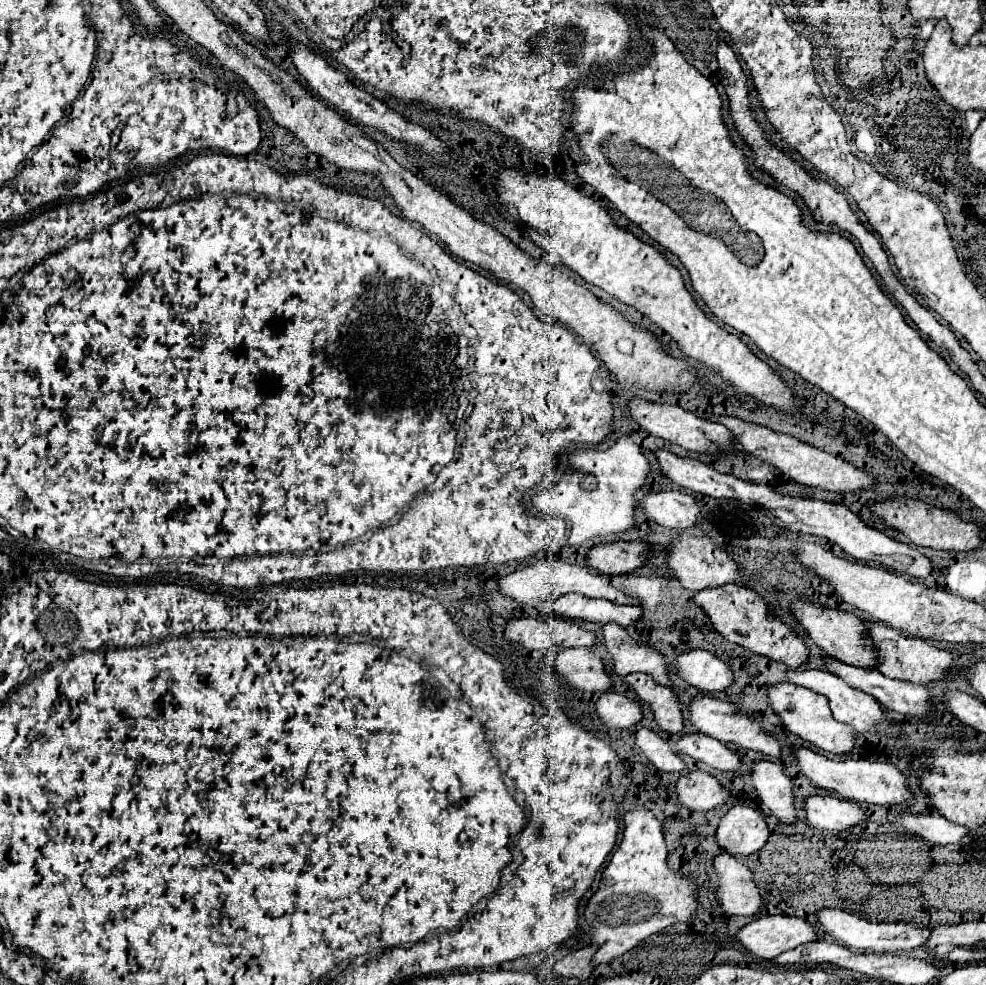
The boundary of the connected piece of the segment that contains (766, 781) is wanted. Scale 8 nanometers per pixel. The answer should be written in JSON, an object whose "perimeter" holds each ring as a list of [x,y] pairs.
{"perimeter":[[[754,762],[752,780],[762,804],[772,810],[772,814],[782,824],[796,824],[798,812],[794,806],[792,780],[784,774],[782,764],[776,762]]]}

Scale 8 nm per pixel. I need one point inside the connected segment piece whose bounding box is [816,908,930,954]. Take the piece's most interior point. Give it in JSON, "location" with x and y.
{"location":[893,937]}

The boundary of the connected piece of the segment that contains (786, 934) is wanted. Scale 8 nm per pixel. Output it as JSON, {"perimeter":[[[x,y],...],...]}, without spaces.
{"perimeter":[[[760,916],[740,928],[738,940],[754,956],[774,960],[784,950],[792,950],[806,942],[816,942],[820,936],[804,918]]]}

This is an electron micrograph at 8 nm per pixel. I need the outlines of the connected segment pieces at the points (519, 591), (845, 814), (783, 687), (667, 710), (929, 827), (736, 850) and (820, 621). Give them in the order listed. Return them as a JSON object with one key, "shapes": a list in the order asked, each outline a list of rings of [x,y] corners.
{"shapes":[[[[554,560],[536,564],[536,566],[524,568],[524,570],[516,570],[514,574],[508,574],[508,576],[500,578],[498,584],[500,584],[500,592],[504,596],[510,596],[518,602],[532,604],[532,606],[534,604],[544,604],[544,600],[558,600],[560,596],[570,594],[570,592],[582,594],[586,598],[604,598],[604,600],[610,600],[610,602],[616,602],[616,604],[628,604],[628,606],[638,606],[640,604],[638,598],[632,598],[632,596],[620,592],[618,588],[614,588],[606,576],[594,574],[588,568],[582,568],[582,566],[554,562]]],[[[810,796],[806,800],[808,826],[820,830],[842,832],[854,826],[862,826],[870,820],[866,810],[850,800],[840,800],[836,796]]],[[[778,684],[778,686],[768,686],[768,700],[776,710],[776,714],[782,718],[784,726],[798,738],[816,746],[818,750],[842,756],[842,754],[850,754],[856,748],[854,728],[850,724],[842,724],[832,718],[828,700],[824,700],[824,696],[814,694],[812,690],[796,684]]],[[[630,674],[624,676],[624,680],[638,694],[640,702],[650,706],[660,730],[670,734],[682,732],[684,718],[682,718],[680,698],[674,694],[672,688],[654,682],[654,678],[648,674]]],[[[904,812],[898,820],[894,820],[894,824],[902,824],[908,832],[918,834],[924,840],[934,842],[934,844],[942,844],[942,846],[956,844],[964,836],[970,834],[970,830],[966,826],[952,824],[938,814],[918,814],[918,816],[914,816],[914,814]]],[[[752,806],[730,808],[718,826],[716,840],[722,850],[732,856],[750,856],[762,850],[768,842],[770,830],[762,812]]],[[[802,600],[794,602],[794,616],[806,628],[808,636],[824,648],[832,658],[844,660],[844,664],[856,664],[858,668],[878,668],[878,654],[876,646],[870,640],[868,626],[856,618],[854,614],[844,614],[838,610],[824,610],[816,604],[808,604]]]]}

